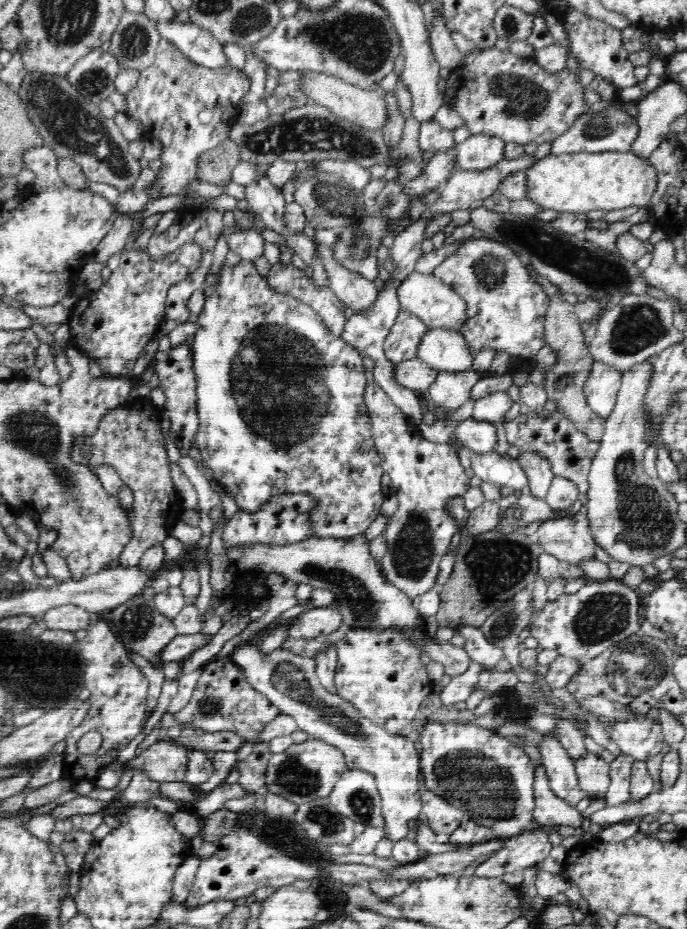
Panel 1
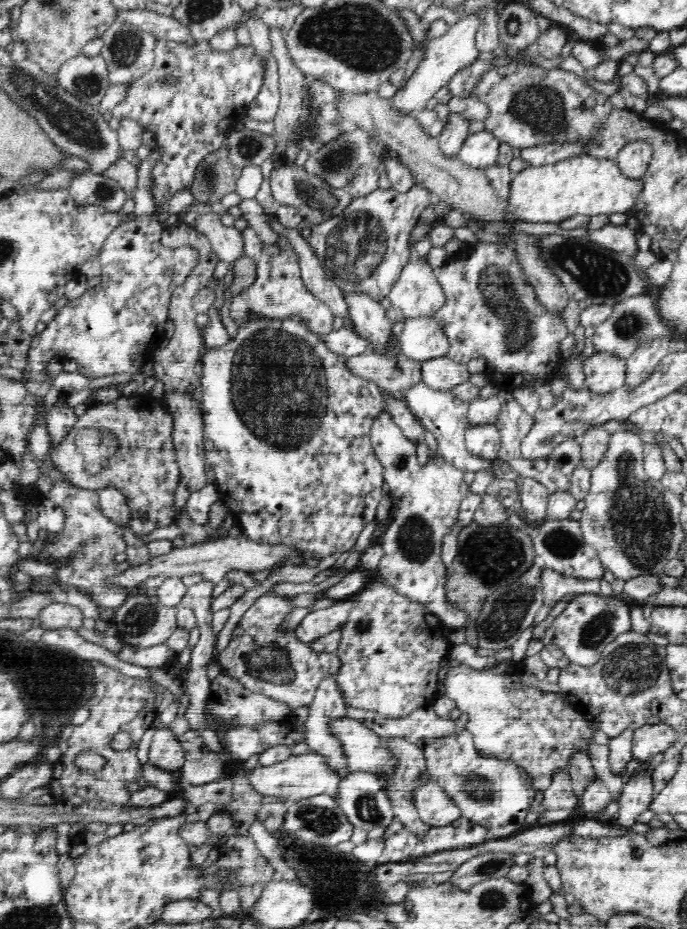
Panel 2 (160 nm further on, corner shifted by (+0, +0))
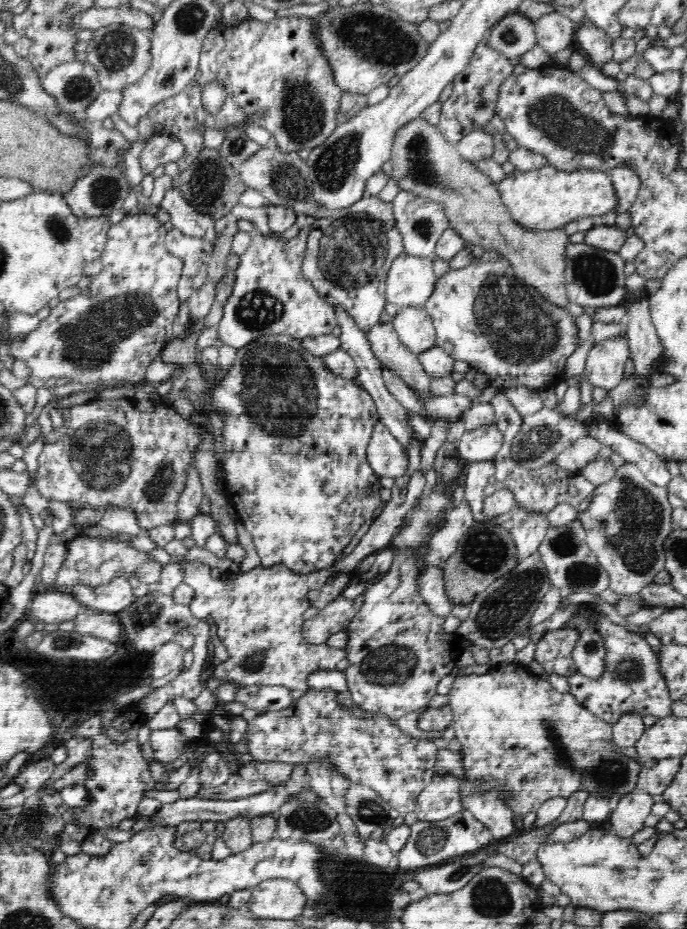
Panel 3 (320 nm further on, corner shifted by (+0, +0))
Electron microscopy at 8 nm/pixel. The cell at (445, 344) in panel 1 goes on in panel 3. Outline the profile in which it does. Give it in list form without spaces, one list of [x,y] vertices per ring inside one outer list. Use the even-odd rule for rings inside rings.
[[[424,306],[399,307],[391,323],[402,344],[414,351],[416,356],[436,345],[435,326]]]

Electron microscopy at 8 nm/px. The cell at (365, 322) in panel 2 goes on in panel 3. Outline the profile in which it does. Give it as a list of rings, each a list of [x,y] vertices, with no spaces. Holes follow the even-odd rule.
[[[391,321],[376,323],[366,332],[372,352],[381,365],[394,371],[409,388],[419,392],[419,398],[426,398],[432,393],[430,390],[430,375],[424,371],[419,358],[414,351],[402,344],[398,333]]]

